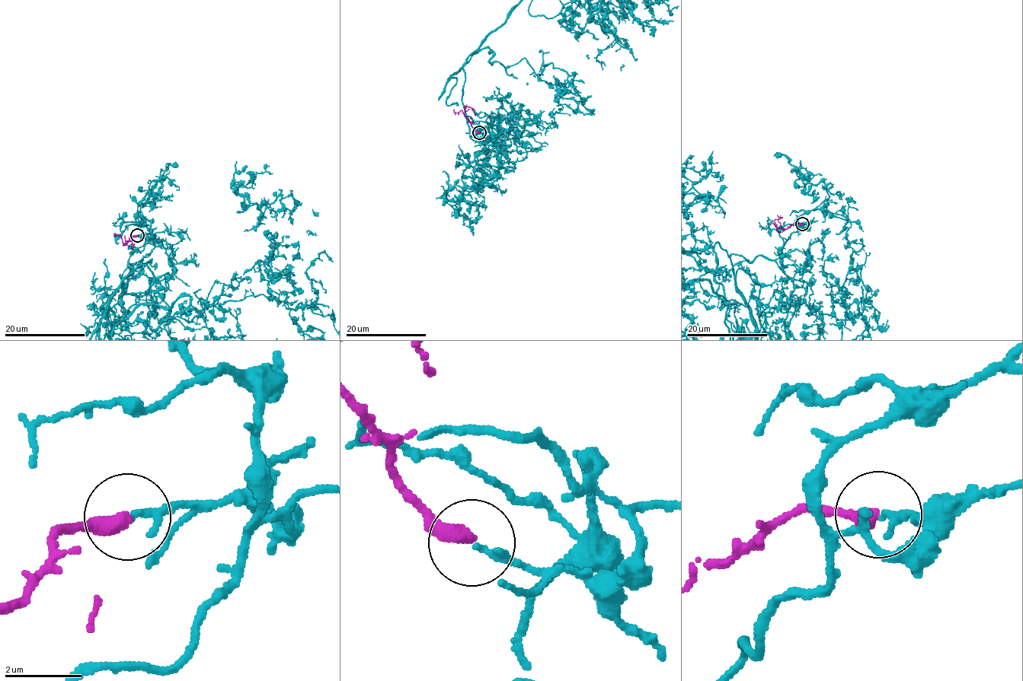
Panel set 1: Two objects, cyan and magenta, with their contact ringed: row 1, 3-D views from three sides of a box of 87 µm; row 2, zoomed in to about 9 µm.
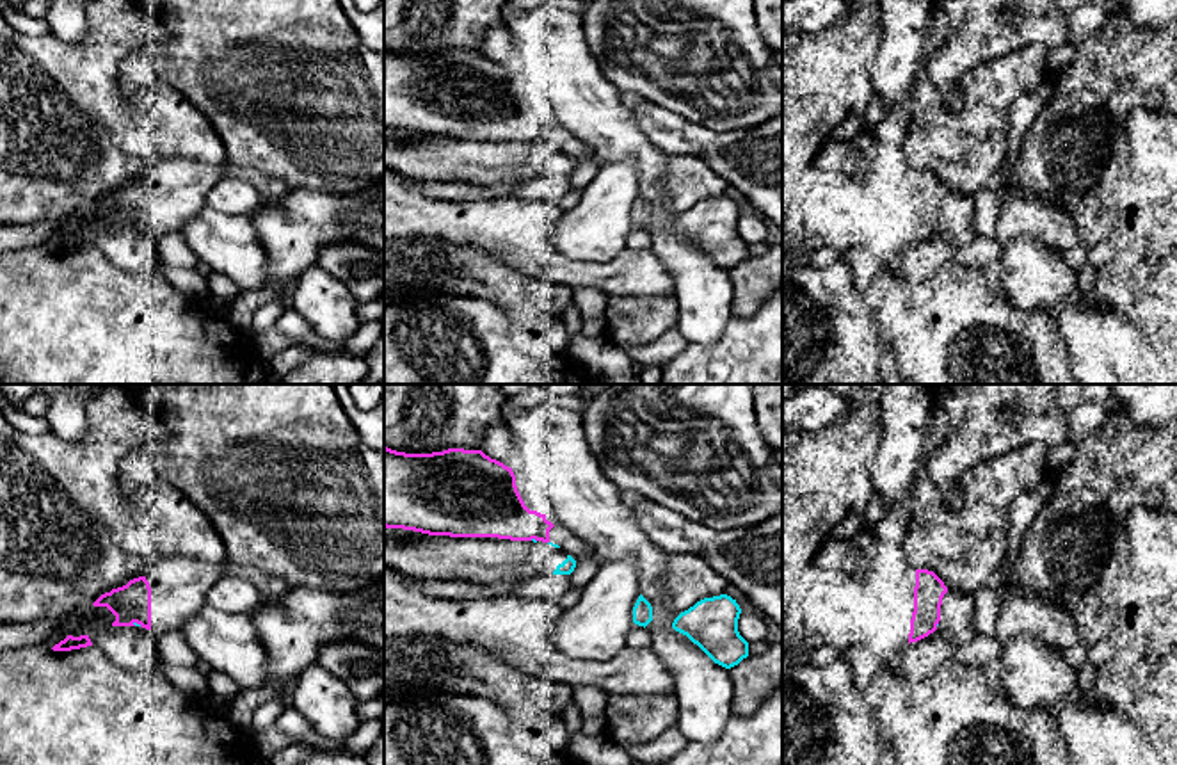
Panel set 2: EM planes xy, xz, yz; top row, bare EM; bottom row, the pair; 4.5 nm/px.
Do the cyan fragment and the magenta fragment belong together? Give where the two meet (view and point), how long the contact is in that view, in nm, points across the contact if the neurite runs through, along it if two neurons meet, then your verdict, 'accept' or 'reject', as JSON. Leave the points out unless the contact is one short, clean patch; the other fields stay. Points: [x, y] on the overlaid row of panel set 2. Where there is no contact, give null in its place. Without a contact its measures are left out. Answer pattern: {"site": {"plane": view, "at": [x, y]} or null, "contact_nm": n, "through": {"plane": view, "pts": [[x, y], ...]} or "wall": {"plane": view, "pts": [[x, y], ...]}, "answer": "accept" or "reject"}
{"site": {"plane": "xy", "at": [136, 623]}, "contact_nm": 50, "answer": "reject"}

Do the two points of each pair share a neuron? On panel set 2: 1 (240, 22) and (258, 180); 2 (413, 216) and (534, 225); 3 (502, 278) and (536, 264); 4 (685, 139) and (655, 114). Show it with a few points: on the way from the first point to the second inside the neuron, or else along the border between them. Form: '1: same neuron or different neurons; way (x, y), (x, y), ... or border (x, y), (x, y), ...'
1: different neurons; border (228, 159), (280, 178), (290, 189)
2: same neuron; way (443, 219), (504, 225)
3: different neurons; border (484, 249), (528, 276), (552, 280), (559, 285)
4: same neuron; way (678, 136), (662, 121)

